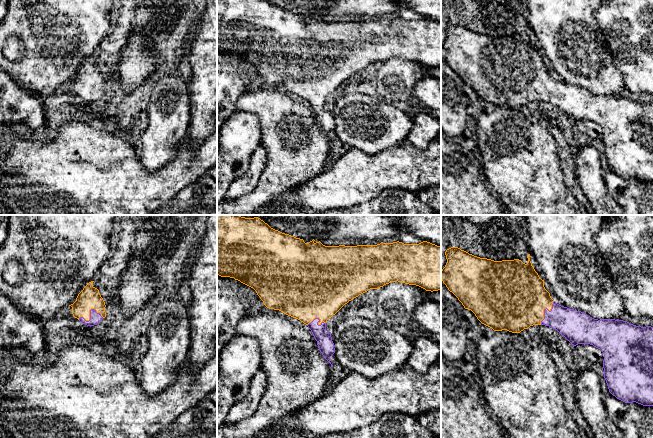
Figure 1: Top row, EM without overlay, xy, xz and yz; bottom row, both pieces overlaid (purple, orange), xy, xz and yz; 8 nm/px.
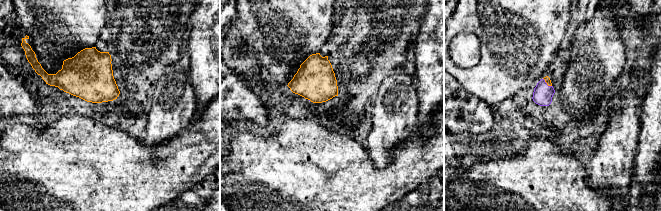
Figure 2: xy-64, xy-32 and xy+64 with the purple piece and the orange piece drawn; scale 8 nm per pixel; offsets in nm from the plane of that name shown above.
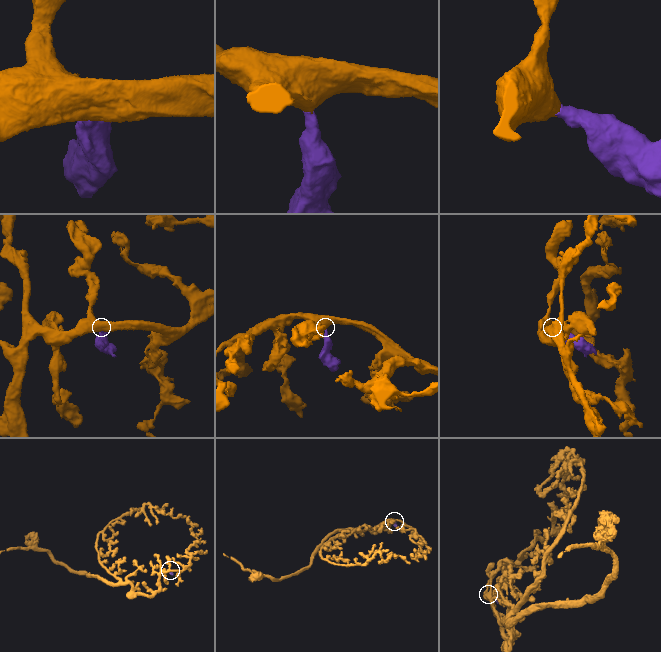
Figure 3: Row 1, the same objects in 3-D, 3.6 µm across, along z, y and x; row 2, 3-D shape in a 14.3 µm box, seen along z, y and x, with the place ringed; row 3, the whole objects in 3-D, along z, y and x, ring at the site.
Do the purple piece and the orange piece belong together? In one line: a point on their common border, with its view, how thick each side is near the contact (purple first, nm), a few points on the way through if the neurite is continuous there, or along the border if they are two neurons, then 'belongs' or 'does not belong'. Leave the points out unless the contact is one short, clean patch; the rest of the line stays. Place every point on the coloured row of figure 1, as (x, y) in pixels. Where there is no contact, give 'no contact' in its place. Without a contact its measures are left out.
meets purple in xy at (90, 314); 90 nm thick on the purple side, 180 nm on the other; runs through xy (95, 318), (90, 314), (89, 298); belongs

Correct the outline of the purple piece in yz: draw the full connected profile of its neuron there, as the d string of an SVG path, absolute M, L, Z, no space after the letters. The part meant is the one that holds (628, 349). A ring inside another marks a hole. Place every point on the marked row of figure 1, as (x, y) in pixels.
M451 247L445 252L447 263L441 270L441 279L448 290L462 303L465 309L471 310L477 319L494 331L507 330L520 333L533 325L545 325L557 330L573 347L578 344L590 344L604 354L603 368L609 392L617 399L625 402L636 402L643 406L653 406L653 327L636 326L627 321L615 319L594 319L586 313L557 304L544 287L527 255L528 263L519 259L494 261L480 258Z

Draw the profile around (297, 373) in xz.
M247 314L236 326L235 337L255 338L260 346L261 366L266 376L266 389L256 412L249 418L234 423L230 427L217 430L217 438L256 438L273 427L280 419L291 412L316 401L325 395L331 376L331 364L320 352L311 330L294 325L281 314Z

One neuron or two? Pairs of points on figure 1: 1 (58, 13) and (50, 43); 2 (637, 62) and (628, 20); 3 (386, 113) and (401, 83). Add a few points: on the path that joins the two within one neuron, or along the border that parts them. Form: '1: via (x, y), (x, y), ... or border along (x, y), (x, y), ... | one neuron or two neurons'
1: via (58, 20), (57, 36) | one neuron
2: via (637, 52), (637, 30) | one neuron
3: border along (378, 96), (390, 103) | two neurons

